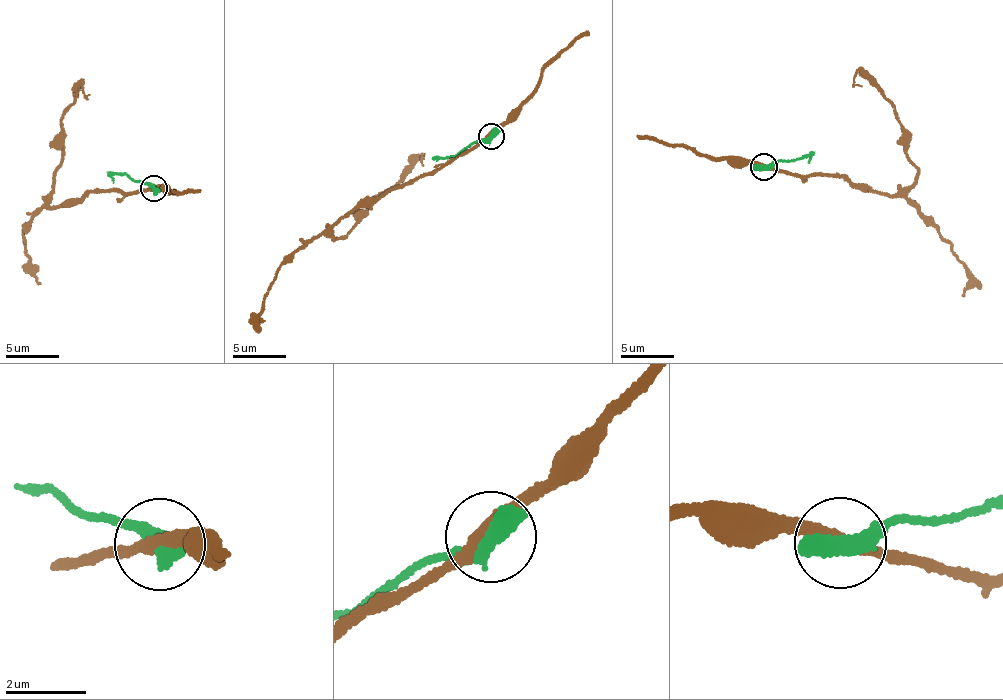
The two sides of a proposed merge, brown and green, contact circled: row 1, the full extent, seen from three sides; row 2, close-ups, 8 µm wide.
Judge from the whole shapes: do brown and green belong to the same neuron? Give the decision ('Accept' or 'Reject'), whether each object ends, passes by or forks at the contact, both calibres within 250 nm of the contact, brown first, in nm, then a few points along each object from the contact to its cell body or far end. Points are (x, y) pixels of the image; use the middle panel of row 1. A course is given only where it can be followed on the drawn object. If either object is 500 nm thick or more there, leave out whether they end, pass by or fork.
Reject. Thickness 280 nm (brown) against 600 nm. Course of brown: (489, 135), (376, 200), (362, 200), (331, 230), (339, 238), (353, 227), (378, 193), (421, 154), (424, 166). Course of green: (491, 136), (454, 155), (432, 159)

